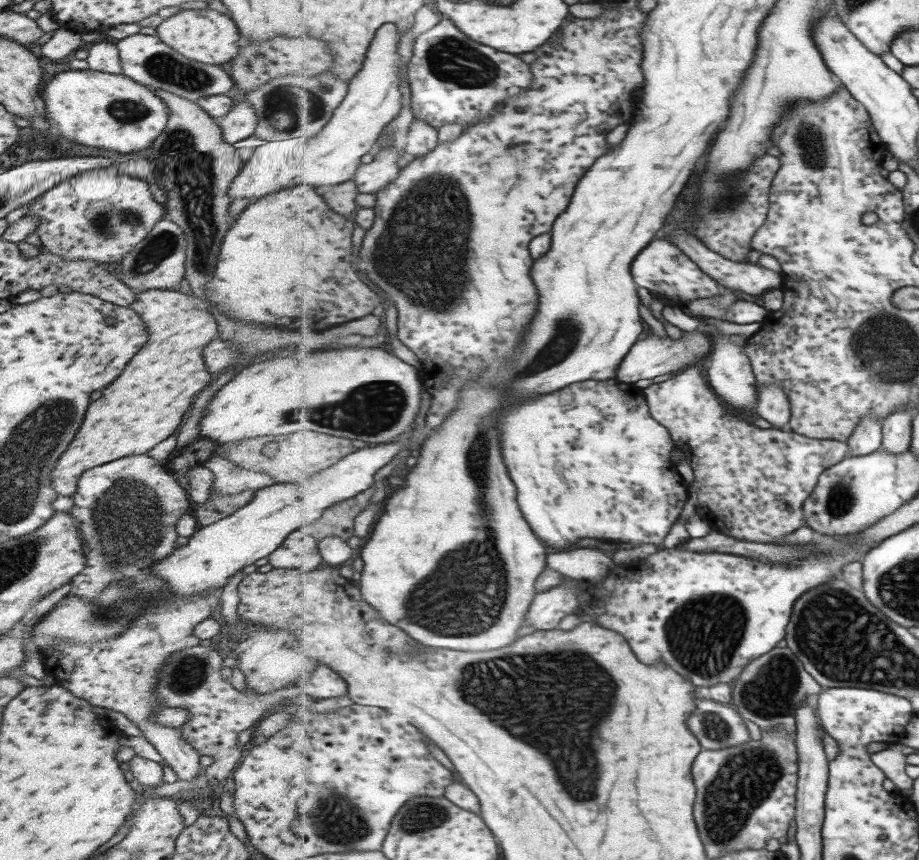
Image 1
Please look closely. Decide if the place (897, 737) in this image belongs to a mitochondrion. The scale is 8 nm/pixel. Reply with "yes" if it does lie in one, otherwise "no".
no

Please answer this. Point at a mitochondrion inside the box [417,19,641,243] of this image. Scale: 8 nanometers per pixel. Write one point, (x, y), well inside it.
(450, 59)

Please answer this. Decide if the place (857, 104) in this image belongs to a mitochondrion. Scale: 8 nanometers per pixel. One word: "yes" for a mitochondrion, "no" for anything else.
no

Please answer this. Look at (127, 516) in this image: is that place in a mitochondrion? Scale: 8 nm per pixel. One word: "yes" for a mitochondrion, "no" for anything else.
yes

